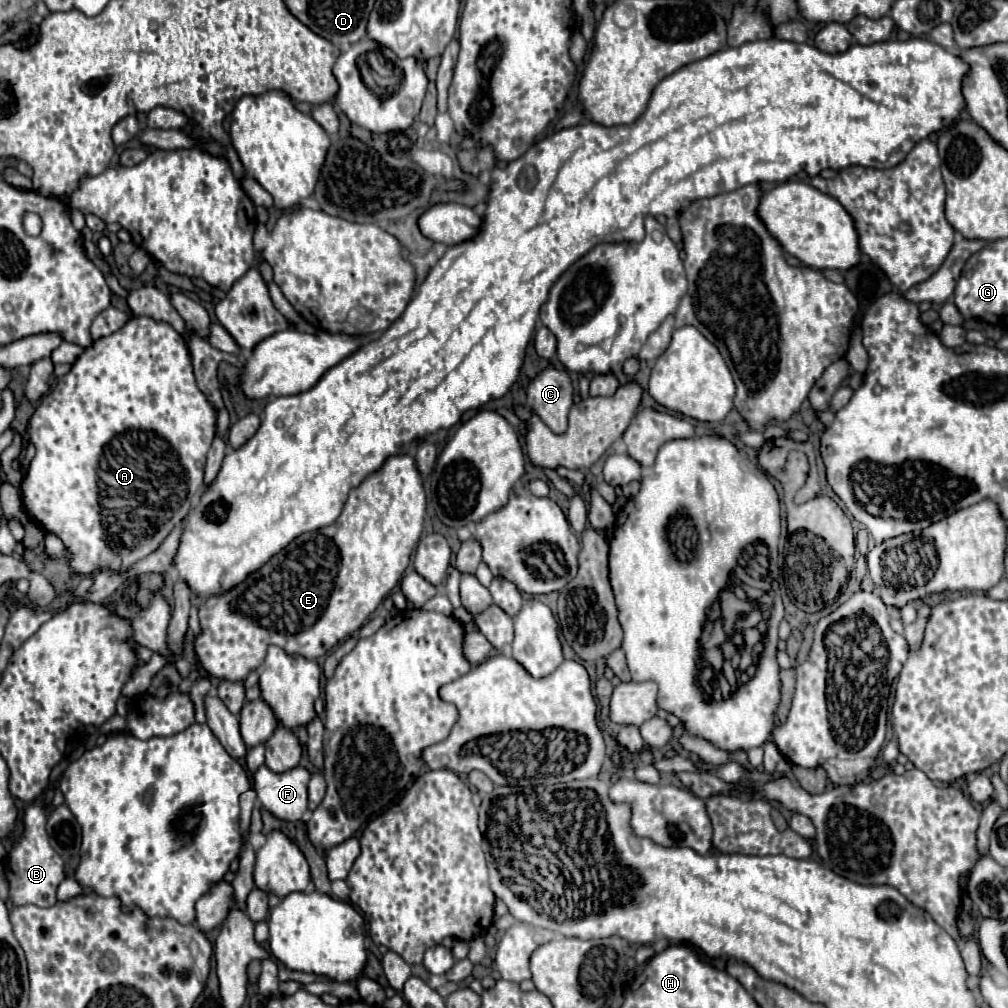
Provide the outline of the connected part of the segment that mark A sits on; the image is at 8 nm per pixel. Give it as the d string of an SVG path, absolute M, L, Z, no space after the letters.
M134 316L130 318L118 332L98 338L90 348L86 348L80 358L72 364L72 370L62 376L50 394L46 394L40 400L40 406L34 410L30 418L30 440L36 448L36 454L30 462L30 470L26 480L22 482L22 502L30 518L38 520L48 532L62 538L66 548L72 554L72 568L78 574L94 574L104 568L116 568L124 570L132 566L134 562L142 560L150 552L154 552L160 542L176 528L180 526L182 518L188 514L192 500L198 496L200 488L204 486L204 466L206 466L206 452L216 436L216 408L208 402L208 396L198 388L194 370L192 370L192 358L186 346L186 340L182 334L178 334L170 324L156 322L148 316Z

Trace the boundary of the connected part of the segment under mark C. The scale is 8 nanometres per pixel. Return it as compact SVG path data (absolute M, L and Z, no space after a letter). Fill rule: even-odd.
M554 366L544 368L528 386L528 406L550 426L550 430L562 434L566 430L566 416L572 406L572 382L568 372L556 370Z

